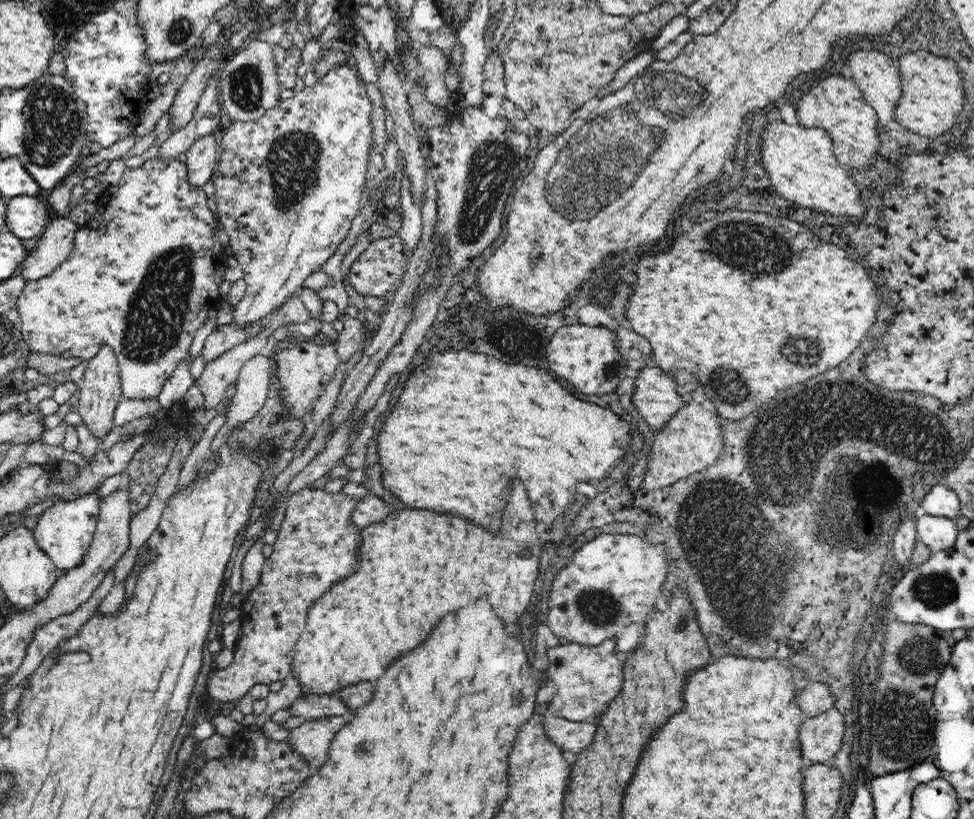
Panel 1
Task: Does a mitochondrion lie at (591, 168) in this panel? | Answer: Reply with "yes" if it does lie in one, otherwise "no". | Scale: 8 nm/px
yes

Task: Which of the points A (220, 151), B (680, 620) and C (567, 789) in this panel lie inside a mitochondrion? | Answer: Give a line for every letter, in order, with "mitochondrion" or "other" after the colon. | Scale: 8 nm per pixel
A: other
B: mitochondrion
C: other

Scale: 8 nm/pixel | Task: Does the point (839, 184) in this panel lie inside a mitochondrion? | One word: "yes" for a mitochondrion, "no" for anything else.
no

